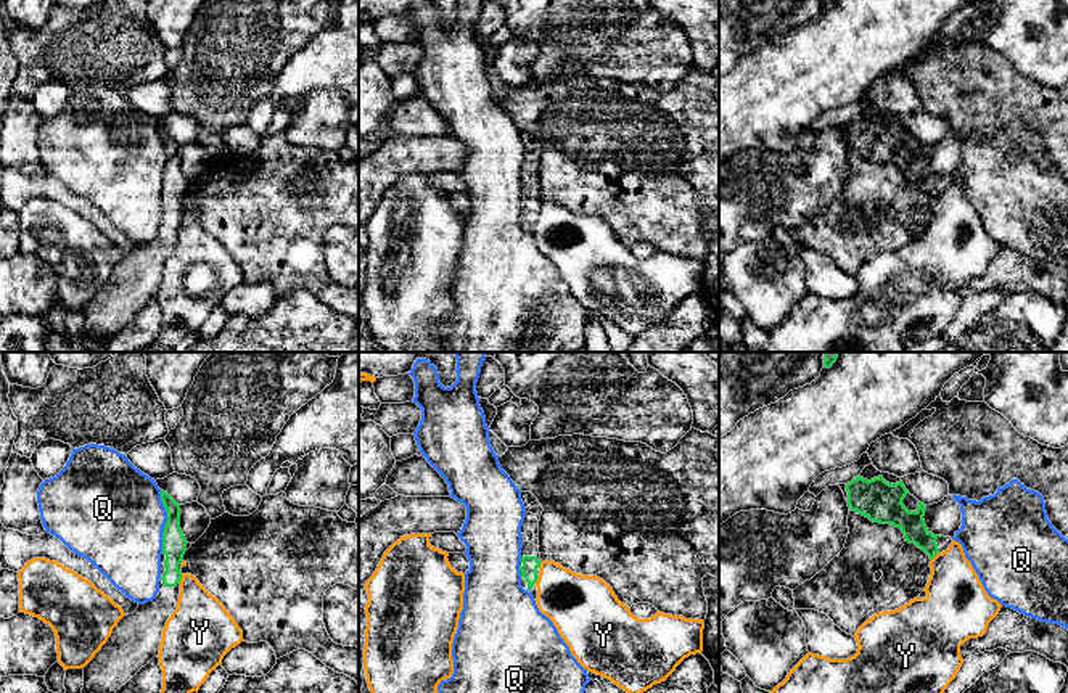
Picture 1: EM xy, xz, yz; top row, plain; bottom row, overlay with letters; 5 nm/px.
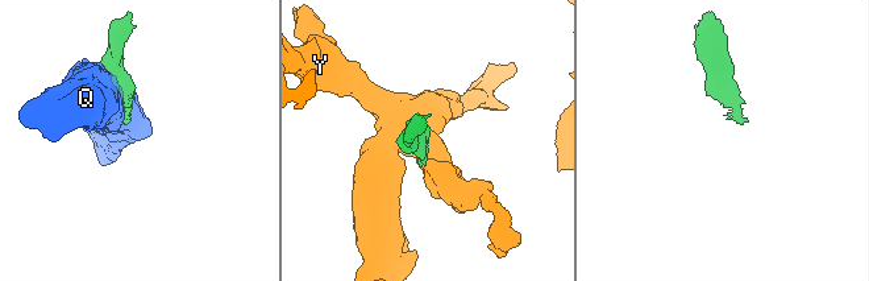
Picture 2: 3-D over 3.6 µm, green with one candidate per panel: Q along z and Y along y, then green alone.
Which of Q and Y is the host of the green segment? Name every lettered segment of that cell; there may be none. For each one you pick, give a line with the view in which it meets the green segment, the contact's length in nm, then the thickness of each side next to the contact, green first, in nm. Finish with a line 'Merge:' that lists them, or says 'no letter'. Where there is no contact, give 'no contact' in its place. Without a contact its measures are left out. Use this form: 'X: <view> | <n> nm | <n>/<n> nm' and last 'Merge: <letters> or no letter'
Merge: no letter

